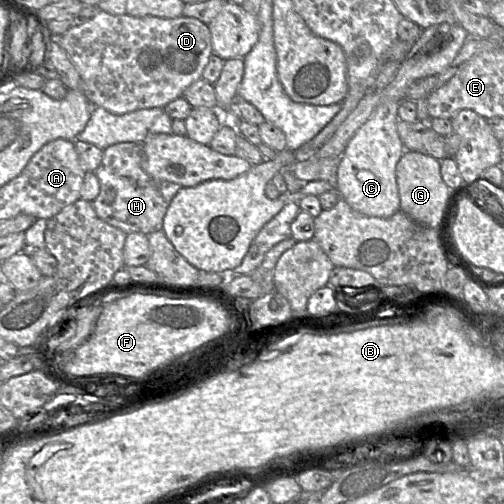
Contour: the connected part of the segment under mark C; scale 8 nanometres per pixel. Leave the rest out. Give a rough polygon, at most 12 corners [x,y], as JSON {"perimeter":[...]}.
{"perimeter":[[385,100],[340,157],[335,190],[356,212],[400,211],[399,100]]}

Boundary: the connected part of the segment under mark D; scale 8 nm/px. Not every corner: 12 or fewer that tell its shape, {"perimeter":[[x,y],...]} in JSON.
{"perimeter":[[112,15],[57,38],[92,104],[164,108],[213,54],[194,17]]}

